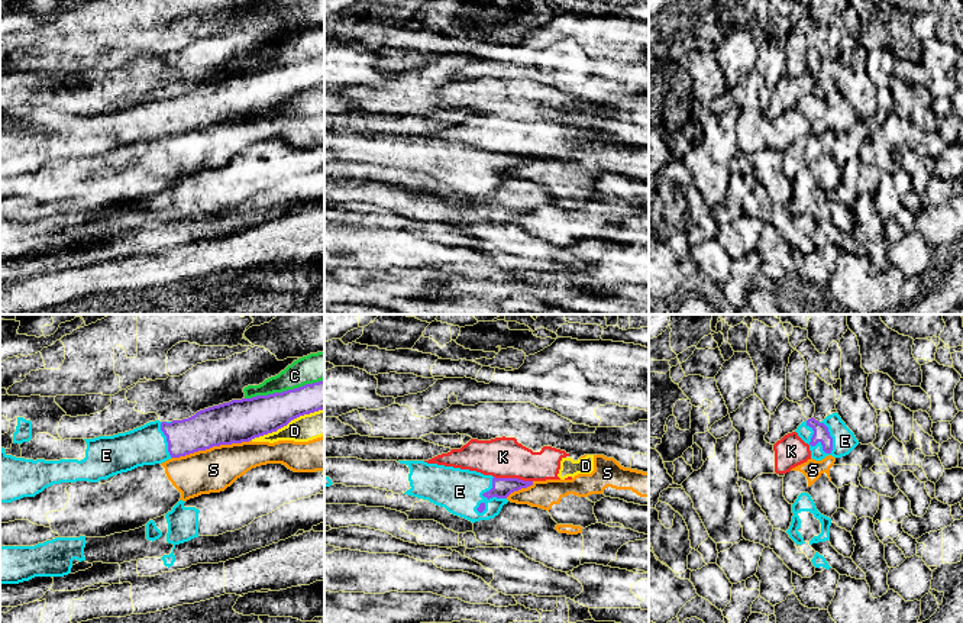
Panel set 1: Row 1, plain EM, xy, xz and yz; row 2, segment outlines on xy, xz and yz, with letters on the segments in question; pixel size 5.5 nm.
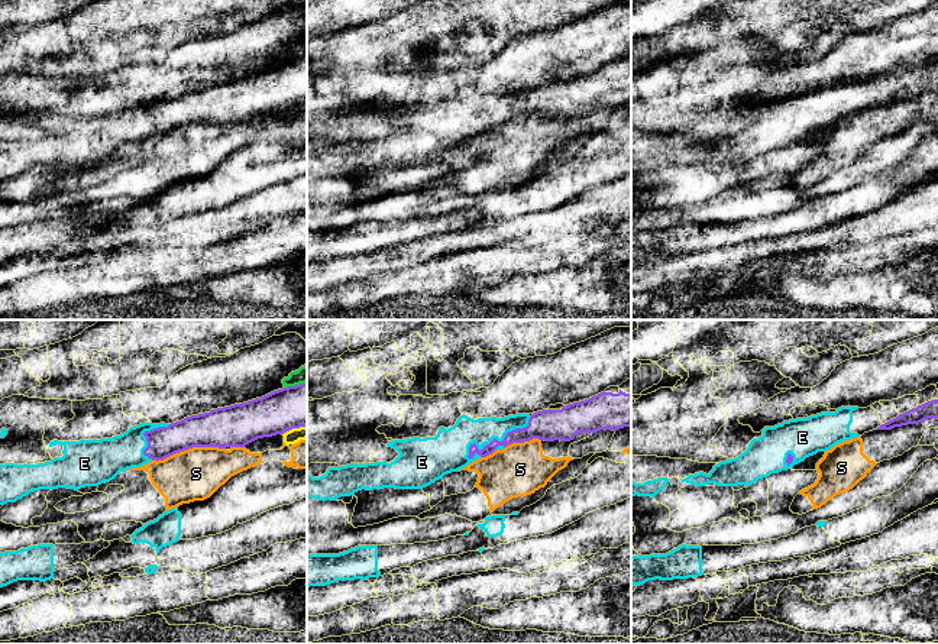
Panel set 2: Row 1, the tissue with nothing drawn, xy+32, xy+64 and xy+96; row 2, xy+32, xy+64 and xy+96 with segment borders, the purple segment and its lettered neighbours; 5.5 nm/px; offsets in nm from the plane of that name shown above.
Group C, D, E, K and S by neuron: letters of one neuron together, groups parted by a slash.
C / D K / E / S

